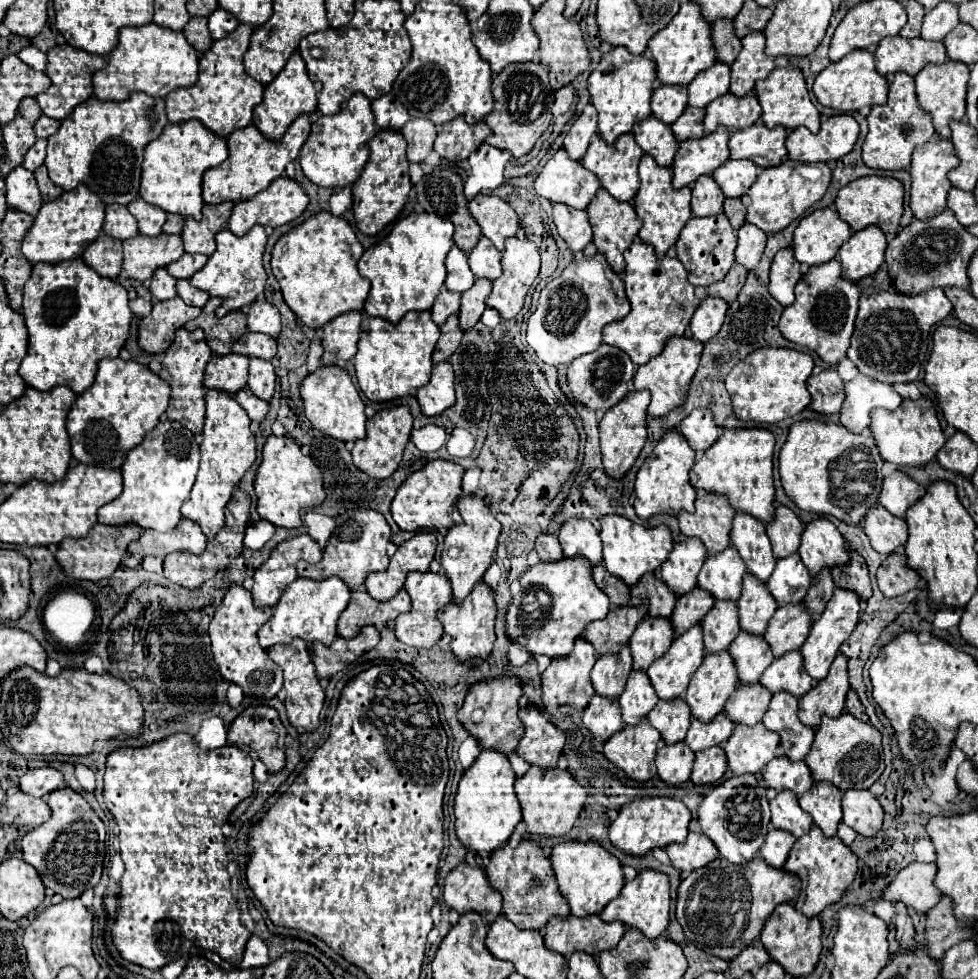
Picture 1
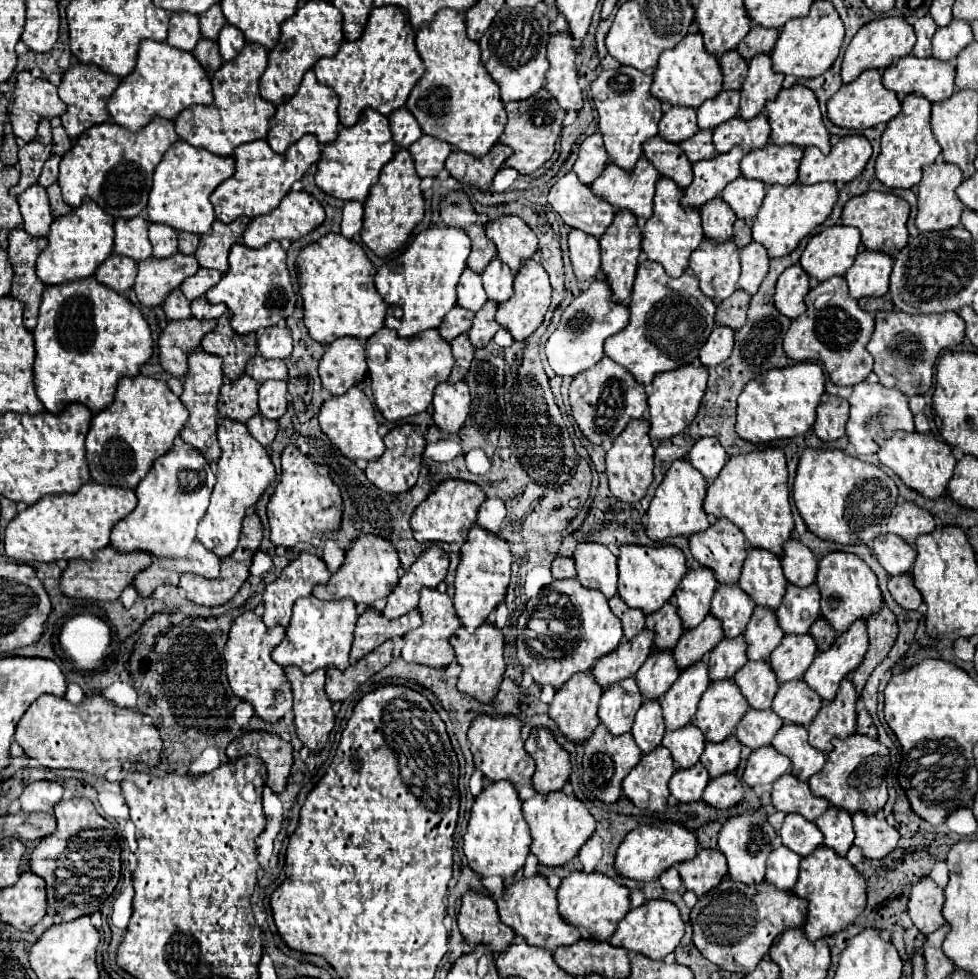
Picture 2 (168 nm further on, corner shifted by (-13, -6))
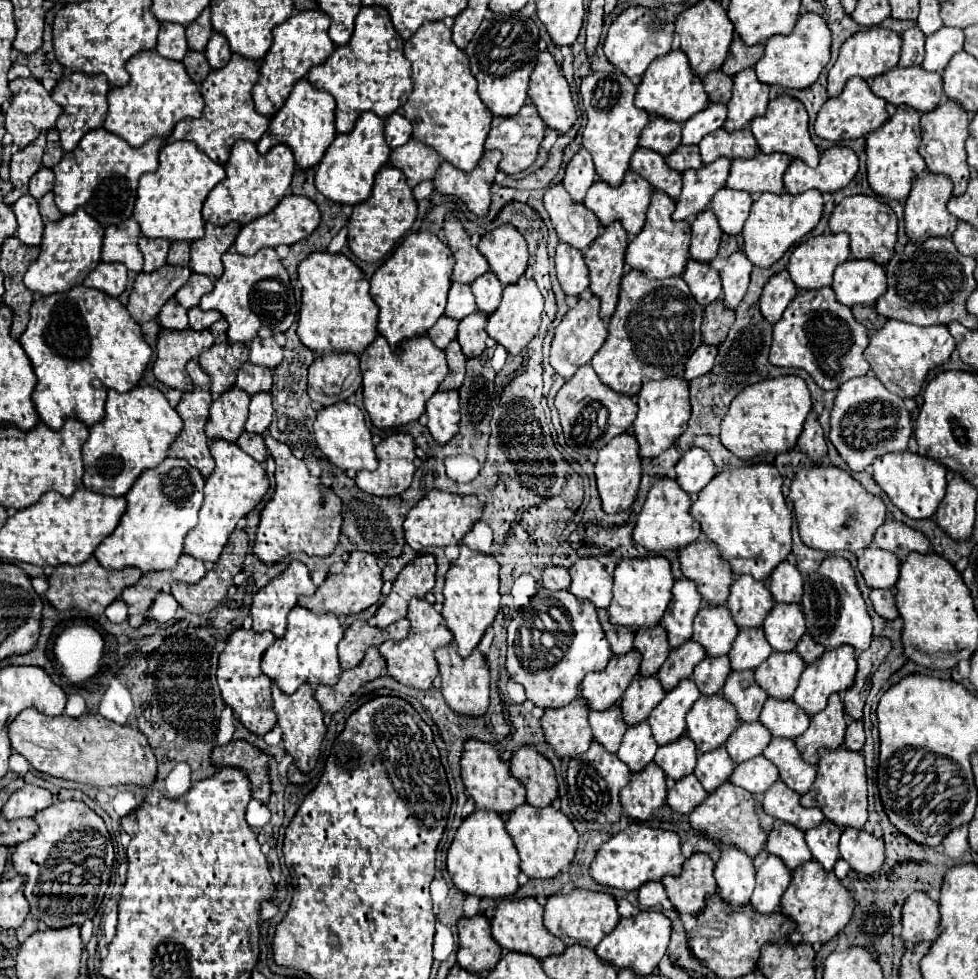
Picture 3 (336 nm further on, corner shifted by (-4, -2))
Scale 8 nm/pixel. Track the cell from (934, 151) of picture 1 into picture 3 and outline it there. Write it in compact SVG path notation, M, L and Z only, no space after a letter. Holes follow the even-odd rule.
M927 169L921 175L917 175L911 193L905 201L905 231L911 241L921 241L937 235L945 235L945 237L953 235L957 217L947 211L947 201L951 199L951 195L953 195L953 181L947 175L937 175Z

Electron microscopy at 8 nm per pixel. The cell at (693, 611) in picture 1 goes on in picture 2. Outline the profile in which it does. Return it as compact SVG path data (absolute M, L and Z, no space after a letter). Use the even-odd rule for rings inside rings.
M708 615L696 629L684 631L676 649L672 651L674 661L682 671L682 667L688 667L690 663L698 663L698 659L704 659L704 655L710 653L722 639L724 633L718 625L718 619Z

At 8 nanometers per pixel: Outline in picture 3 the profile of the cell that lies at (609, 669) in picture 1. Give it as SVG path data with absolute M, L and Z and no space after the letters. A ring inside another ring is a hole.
M615 703L605 711L591 711L589 723L593 729L593 739L603 747L607 747L609 751L617 751L621 737L627 729L621 715L621 703Z

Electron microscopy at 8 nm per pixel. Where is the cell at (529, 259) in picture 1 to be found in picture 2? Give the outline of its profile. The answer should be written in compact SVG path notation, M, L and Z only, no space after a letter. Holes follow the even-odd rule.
M530 259L530 261L526 261L526 265L514 277L512 299L498 305L496 321L512 335L514 341L526 341L542 325L544 315L550 307L550 297L552 297L552 287L550 287L546 271L542 269L542 265L536 259Z

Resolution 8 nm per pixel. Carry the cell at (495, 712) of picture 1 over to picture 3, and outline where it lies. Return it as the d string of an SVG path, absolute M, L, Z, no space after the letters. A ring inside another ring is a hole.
M467 739L463 745L463 757L461 757L461 777L469 791L469 795L475 801L477 809L493 809L501 815L513 811L517 805L525 803L525 787L517 777L511 775L511 767L507 761L501 759L499 751L493 743L485 743L479 739Z

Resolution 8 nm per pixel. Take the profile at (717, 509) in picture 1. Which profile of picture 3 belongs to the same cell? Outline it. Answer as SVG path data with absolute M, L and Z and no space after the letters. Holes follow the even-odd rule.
M709 539L689 543L679 551L679 561L683 575L697 583L697 589L707 603L721 605L727 601L733 571L721 557L717 543Z

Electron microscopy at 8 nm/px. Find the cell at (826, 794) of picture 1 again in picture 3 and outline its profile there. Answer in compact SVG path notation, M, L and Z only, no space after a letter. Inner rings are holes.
M829 819L821 821L817 827L809 829L805 833L805 841L813 853L813 857L827 869L831 871L835 861L839 859L839 837L841 837L841 827L831 823Z

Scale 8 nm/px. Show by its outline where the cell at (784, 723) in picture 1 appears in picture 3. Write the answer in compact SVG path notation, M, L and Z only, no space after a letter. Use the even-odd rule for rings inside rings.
M773 737L763 755L779 769L779 777L787 787L795 789L801 795L809 791L815 779L815 767L801 757L791 739Z

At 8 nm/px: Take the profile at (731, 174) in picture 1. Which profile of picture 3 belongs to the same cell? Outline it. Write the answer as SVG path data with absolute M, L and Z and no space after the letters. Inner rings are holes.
M723 187L713 195L713 201L709 203L709 207L715 211L721 229L729 235L737 235L743 229L751 203L753 203L753 197L747 191L735 191L735 189Z

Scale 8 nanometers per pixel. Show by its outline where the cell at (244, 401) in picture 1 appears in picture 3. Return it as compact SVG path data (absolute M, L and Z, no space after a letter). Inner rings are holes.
M243 431L241 437L237 439L237 445L239 445L247 455L251 455L253 459L257 459L257 461L261 461L261 463L263 463L265 457L267 457L265 441L263 441L263 437L257 435L257 433L247 433L247 431Z

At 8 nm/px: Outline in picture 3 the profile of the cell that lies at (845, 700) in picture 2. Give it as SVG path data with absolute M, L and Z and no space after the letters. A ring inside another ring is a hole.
M833 693L829 697L827 707L811 717L809 729L801 737L795 739L795 745L811 765L817 765L819 749L821 747L837 749L843 743L845 727L847 725L845 725L845 711L843 711L841 695Z

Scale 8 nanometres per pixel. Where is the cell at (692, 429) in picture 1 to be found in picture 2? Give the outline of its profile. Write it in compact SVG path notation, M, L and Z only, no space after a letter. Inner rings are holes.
M704 437L692 447L692 451L688 455L688 461L694 469L698 469L704 475L704 479L708 483L712 483L712 479L718 477L718 473L726 465L726 451L718 443L718 439Z

